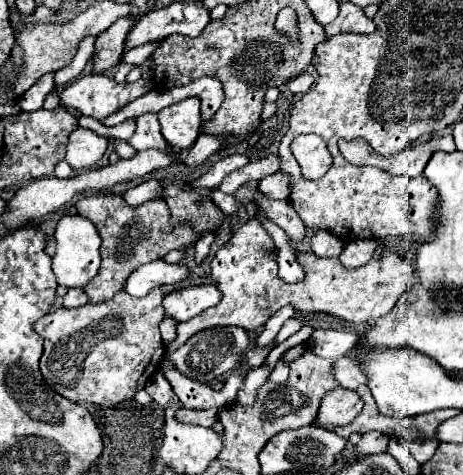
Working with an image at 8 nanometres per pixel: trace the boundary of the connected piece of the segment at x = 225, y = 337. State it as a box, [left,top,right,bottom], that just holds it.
[166,327,250,383]

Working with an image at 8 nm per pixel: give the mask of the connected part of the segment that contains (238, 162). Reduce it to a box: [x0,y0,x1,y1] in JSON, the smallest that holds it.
[188,155,248,189]

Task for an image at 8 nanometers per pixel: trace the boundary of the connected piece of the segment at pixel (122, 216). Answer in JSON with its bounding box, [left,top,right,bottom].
[76,195,194,303]

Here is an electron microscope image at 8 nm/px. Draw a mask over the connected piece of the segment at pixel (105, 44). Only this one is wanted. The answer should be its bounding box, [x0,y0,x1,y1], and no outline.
[94,17,134,73]

